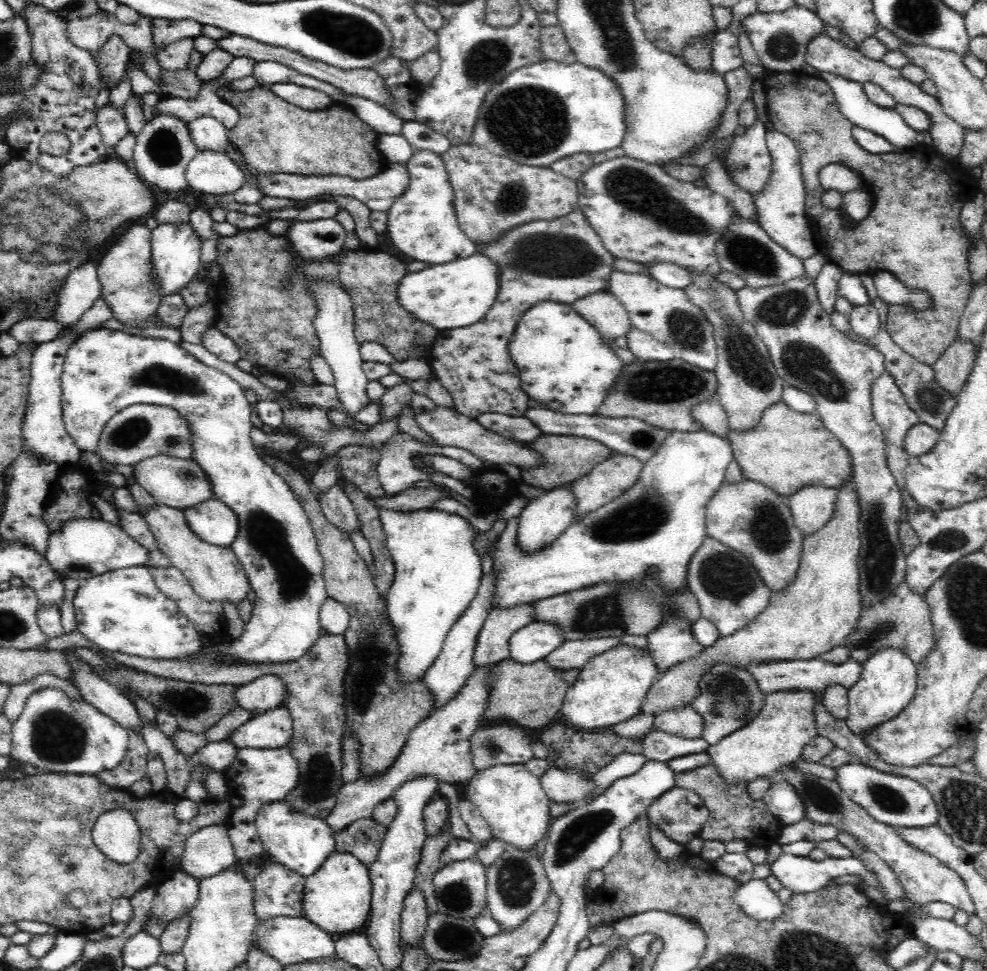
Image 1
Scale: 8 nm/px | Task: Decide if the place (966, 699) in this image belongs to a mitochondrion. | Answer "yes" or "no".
no

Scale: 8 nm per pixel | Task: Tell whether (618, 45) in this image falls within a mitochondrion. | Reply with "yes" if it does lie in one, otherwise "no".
yes

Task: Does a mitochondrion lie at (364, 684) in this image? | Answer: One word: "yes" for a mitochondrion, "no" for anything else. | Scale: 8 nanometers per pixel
yes

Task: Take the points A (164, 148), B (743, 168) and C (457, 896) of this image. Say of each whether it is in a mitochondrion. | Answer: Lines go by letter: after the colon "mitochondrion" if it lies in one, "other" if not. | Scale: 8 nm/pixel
A: mitochondrion
B: mitochondrion
C: mitochondrion

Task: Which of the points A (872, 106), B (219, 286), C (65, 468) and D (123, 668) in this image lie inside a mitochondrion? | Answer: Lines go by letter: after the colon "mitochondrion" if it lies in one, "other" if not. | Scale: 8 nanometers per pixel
A: other
B: other
C: other
D: other

